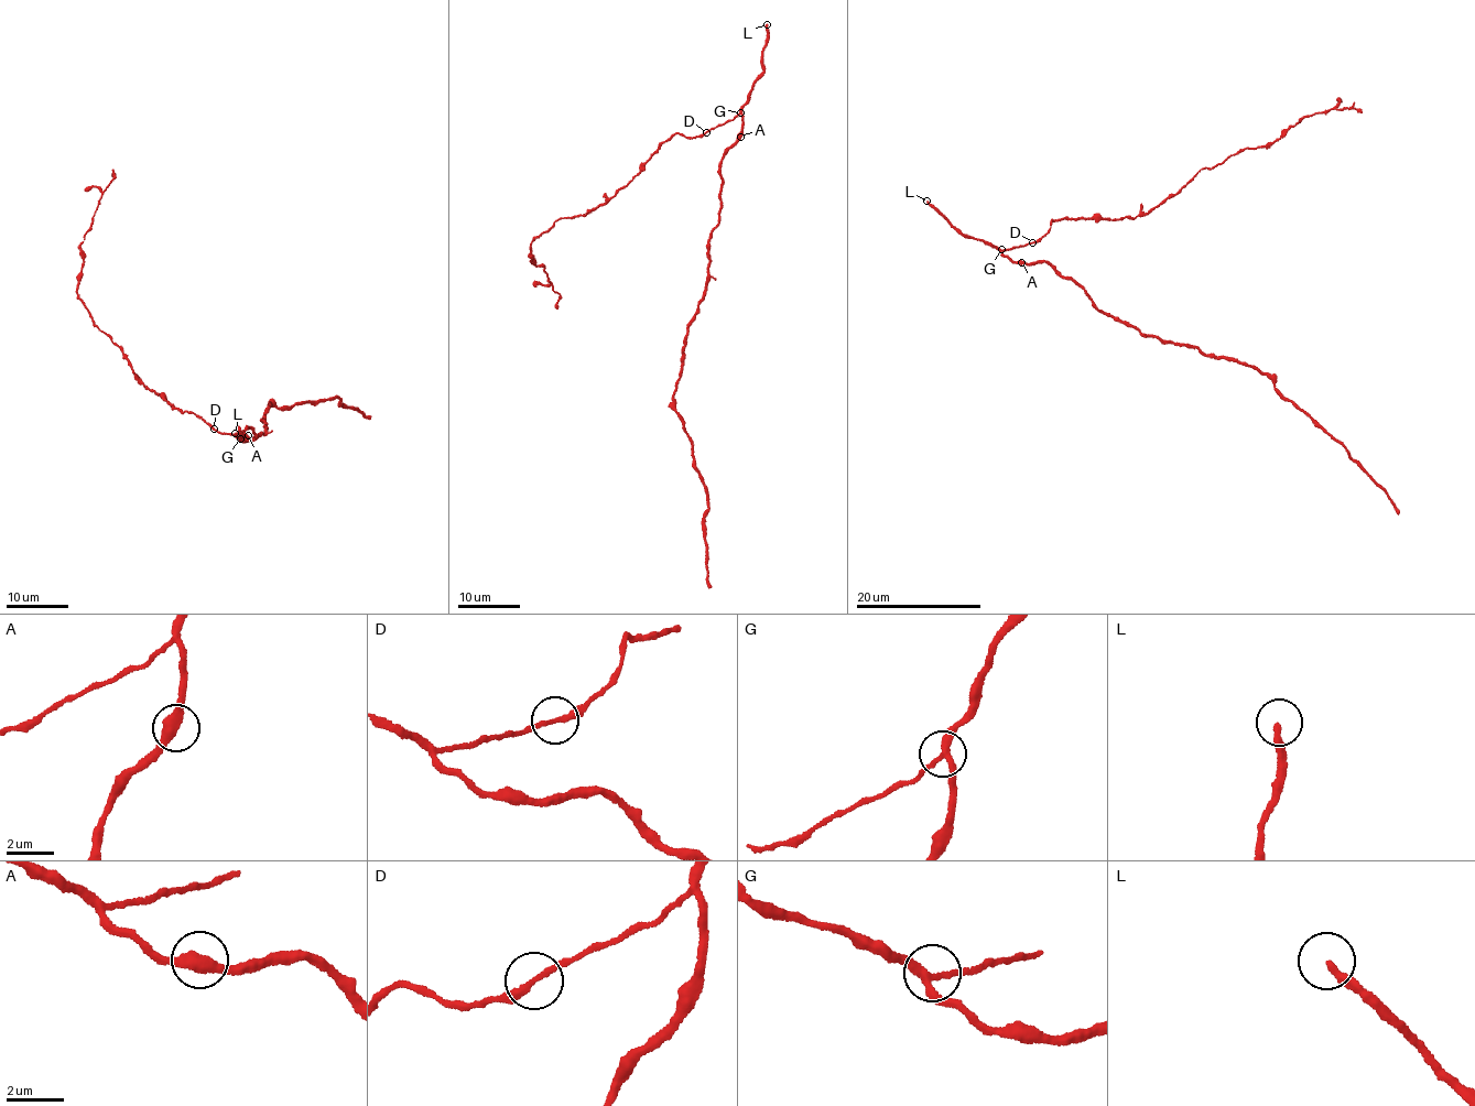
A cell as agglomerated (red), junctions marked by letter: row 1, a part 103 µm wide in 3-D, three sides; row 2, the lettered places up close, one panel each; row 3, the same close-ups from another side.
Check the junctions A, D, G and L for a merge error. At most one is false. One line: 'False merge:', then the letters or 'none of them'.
False merge: none of them

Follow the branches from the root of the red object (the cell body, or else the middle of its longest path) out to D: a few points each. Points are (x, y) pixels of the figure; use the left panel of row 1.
D: (245, 437), (243, 442), (232, 434), (218, 433), (214, 429)

